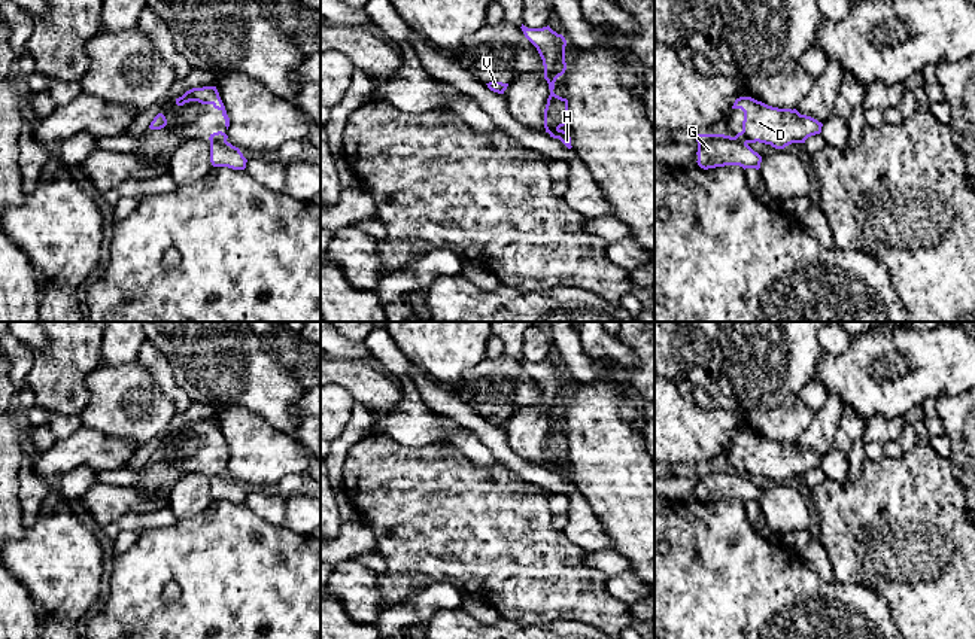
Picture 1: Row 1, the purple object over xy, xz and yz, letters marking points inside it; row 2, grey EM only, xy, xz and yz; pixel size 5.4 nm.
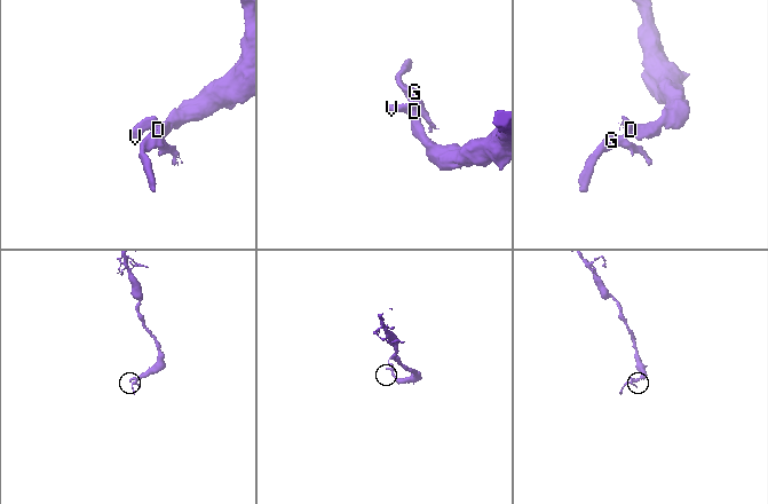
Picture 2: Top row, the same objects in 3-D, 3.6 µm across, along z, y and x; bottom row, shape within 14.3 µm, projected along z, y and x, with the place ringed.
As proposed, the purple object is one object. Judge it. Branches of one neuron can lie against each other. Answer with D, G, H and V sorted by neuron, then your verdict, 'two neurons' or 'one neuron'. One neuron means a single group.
D H V / G | two neurons

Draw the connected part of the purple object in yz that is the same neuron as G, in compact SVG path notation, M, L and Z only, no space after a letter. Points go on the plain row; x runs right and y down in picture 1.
M696 468L698 499L704 503L739 499L745 502L760 502L762 490L747 477L725 468Z

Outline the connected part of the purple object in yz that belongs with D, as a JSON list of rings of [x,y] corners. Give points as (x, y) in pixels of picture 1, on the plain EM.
[[[739,430],[732,442],[744,445],[742,465],[735,469],[742,477],[765,477],[784,483],[792,477],[805,477],[820,468],[823,457],[801,448],[796,442],[778,442],[751,430]]]

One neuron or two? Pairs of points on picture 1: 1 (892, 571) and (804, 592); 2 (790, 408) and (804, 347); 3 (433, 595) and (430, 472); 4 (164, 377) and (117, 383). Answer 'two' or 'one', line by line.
1: two
2: two
3: two
4: two

